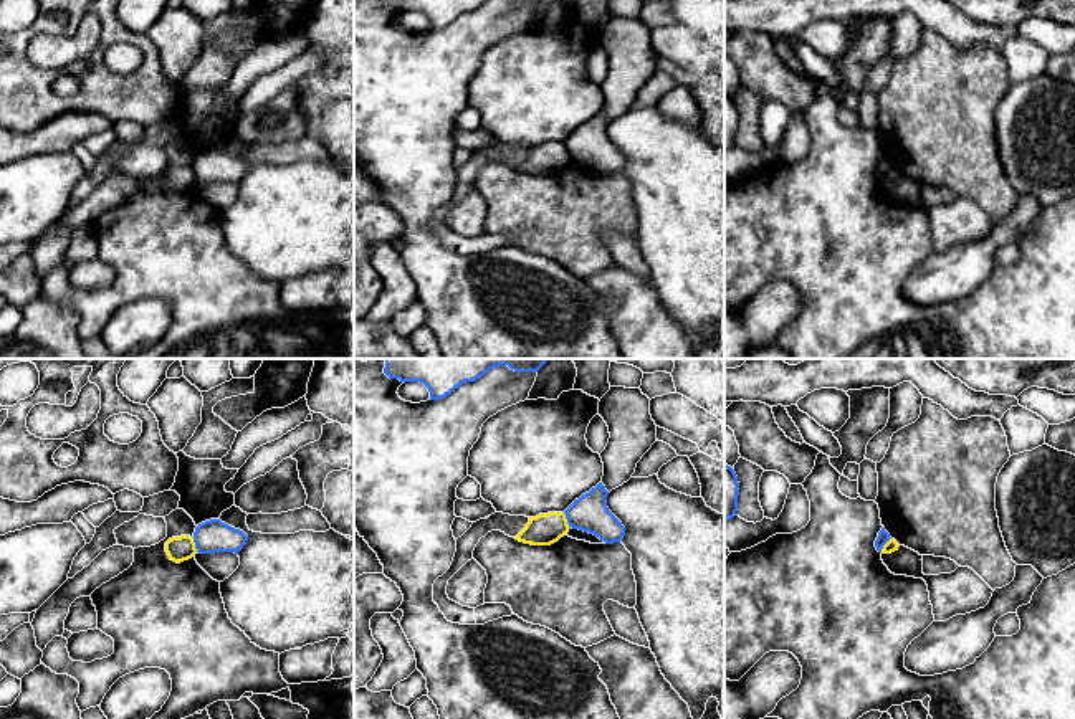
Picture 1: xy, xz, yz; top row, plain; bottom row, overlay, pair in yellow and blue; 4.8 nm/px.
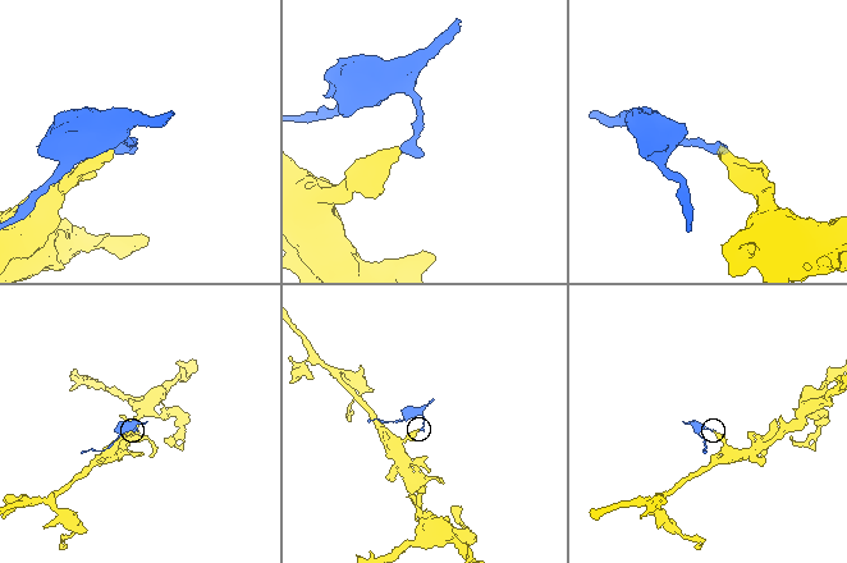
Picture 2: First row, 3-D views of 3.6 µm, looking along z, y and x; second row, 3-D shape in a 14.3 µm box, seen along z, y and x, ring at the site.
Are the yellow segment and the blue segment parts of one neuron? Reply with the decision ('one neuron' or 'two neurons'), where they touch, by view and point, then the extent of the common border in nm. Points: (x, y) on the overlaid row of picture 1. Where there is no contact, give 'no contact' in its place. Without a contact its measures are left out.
two neurons; contact xz (566, 521); length 90 nm

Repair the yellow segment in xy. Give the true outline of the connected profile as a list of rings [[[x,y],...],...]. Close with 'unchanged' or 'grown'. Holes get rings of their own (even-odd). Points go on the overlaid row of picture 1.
[[[180,536],[169,539],[165,542],[165,552],[177,564],[192,559],[197,554],[194,537]]]; unchanged

